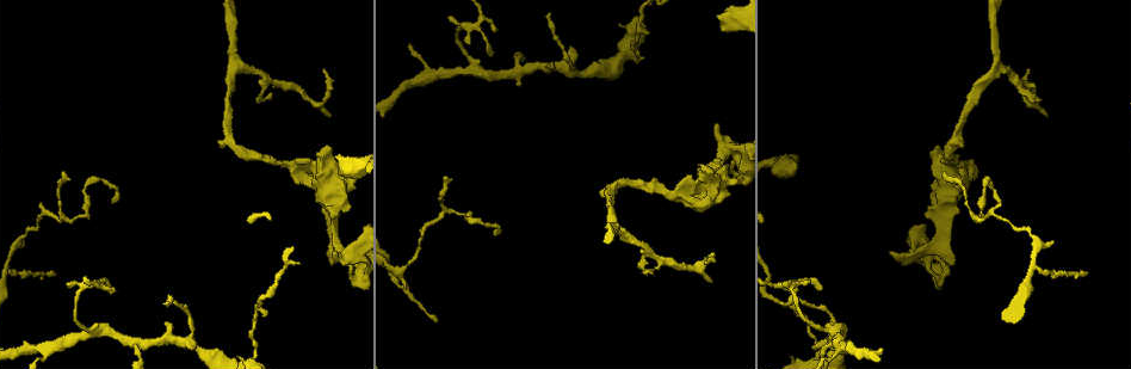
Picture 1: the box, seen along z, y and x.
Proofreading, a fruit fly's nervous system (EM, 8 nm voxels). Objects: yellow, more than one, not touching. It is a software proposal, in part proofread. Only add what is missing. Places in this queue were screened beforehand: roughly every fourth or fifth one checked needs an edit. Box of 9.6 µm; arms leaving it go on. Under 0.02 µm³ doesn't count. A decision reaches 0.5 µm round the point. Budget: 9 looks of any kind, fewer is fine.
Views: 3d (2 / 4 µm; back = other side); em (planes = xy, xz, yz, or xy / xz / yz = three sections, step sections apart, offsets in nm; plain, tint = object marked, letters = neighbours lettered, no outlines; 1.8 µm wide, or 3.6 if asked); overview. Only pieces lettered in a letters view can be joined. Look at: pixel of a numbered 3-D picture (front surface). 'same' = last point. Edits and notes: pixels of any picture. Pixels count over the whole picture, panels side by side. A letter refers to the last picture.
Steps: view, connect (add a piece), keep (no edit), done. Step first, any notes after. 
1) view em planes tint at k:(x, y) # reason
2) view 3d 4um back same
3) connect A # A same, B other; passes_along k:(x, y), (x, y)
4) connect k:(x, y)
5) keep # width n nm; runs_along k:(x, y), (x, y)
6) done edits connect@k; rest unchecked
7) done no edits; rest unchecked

view 3d 4um at 1:(637, 54) # calibre changes

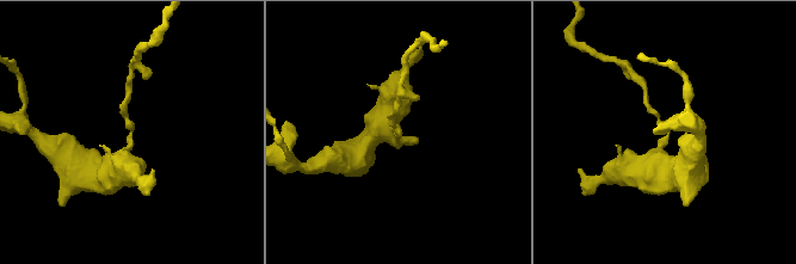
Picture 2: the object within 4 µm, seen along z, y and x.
view em planes tint at 2:(397, 130)

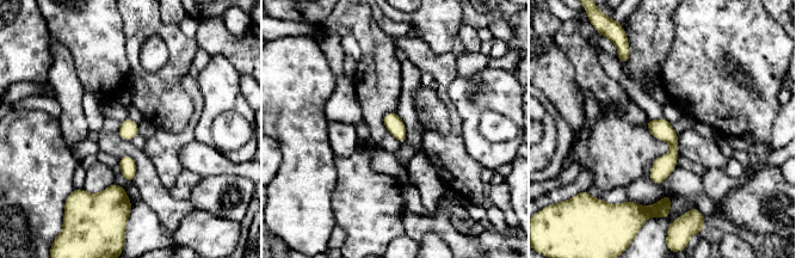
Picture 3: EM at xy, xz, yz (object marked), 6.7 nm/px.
view em planes letters same

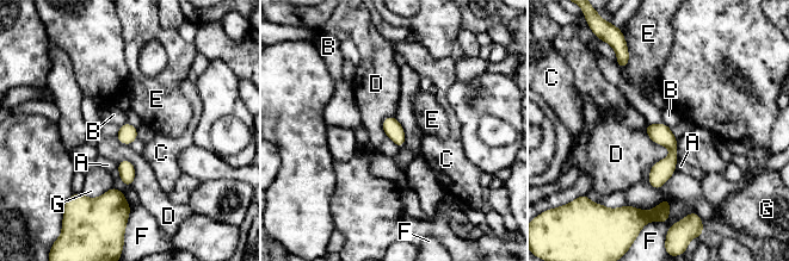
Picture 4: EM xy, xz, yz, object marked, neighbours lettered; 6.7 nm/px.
keep # A other, B other, C other, D other, E other, F other, G other; border 4:(645, 132), (669, 149), (651, 167); no lettered piece goes on from it

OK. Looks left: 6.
view 3d 4um at 1:(331, 226) # two arms in line, one across

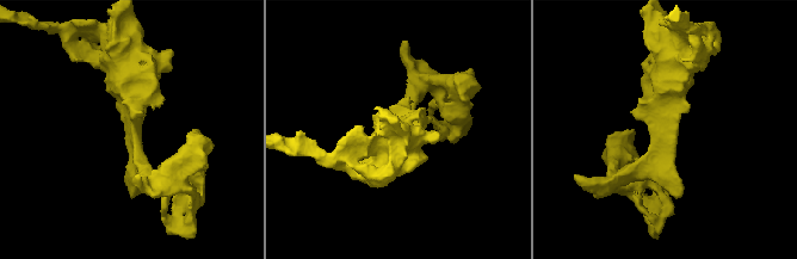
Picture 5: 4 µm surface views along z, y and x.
view em 3.6um planes letters at 5:(660, 127) # arms 3; arm_widths 180, 200, 500 nm; shape alone is not enough

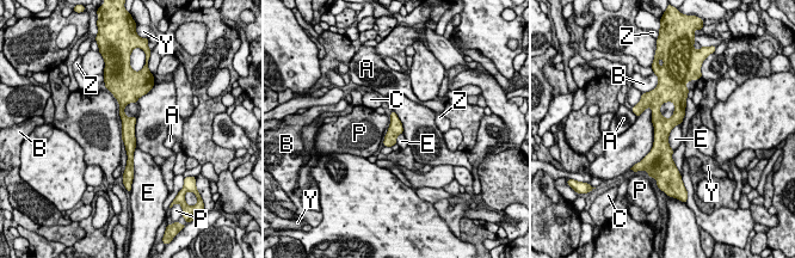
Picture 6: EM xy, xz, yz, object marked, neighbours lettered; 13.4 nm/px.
keep # A other, B other, C other, E other, P other, Y other, Z other; border 6:(684, 115), (669, 135), (673, 151); no lettered piece goes on from it

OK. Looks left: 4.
view 3d 4um at 1:(937, 144) # branch stops here

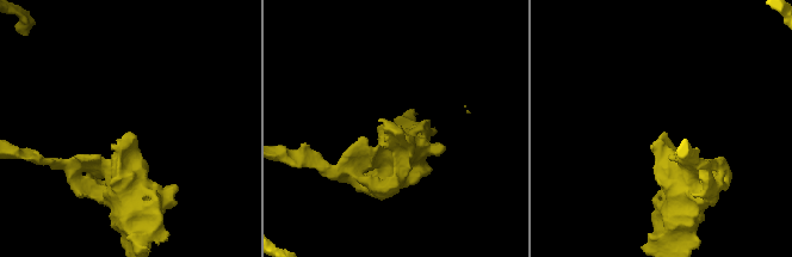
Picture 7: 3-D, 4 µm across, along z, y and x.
view em planes plain at 7:(132, 133)

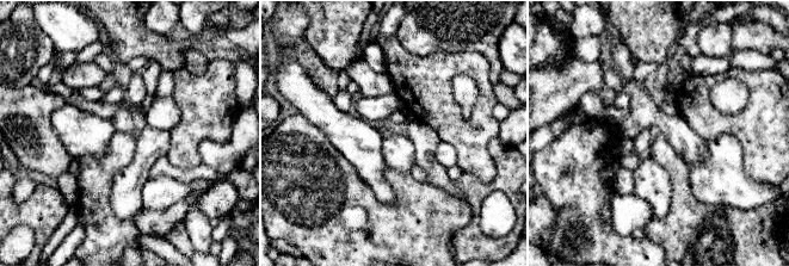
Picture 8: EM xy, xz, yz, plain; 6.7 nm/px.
view em planes letters same # what lies round it

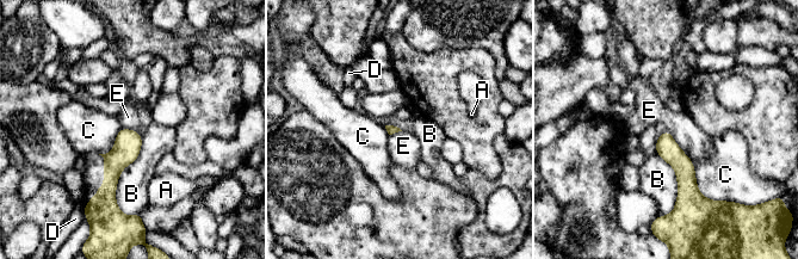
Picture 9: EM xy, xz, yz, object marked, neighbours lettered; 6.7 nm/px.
keep # A other, B other, C other, D other, E other; border 9:(667, 129), (675, 143), (691, 160); no lettered piece goes on from it

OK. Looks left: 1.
view em planes letters at 1:(64, 174) # an open end

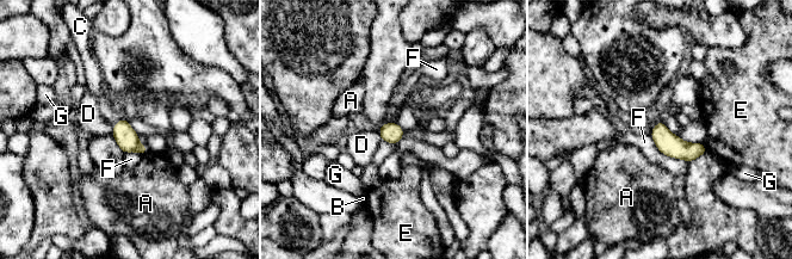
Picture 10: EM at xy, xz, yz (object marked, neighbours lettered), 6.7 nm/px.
connect 10:(109, 110) # width 140 nm; A other, B other, C same, D other, E other, F other, G other; passes_along 10:(125, 136), (117, 122), (109, 110); it goes on there

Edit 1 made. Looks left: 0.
done edits connect@10; rest unchecked

